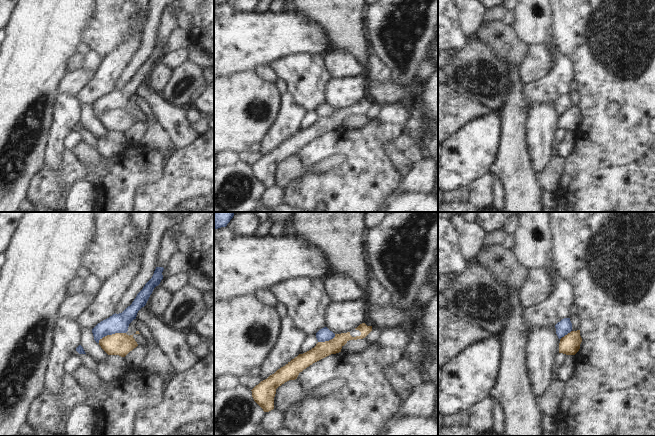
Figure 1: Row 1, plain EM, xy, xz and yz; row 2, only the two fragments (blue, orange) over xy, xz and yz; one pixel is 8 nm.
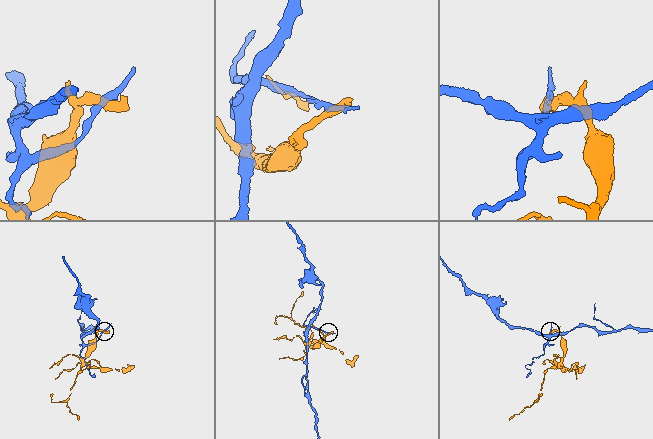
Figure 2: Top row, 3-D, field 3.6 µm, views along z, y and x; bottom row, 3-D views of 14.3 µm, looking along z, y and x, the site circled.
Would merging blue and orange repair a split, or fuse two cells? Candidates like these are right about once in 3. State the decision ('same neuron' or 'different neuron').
different neuron

